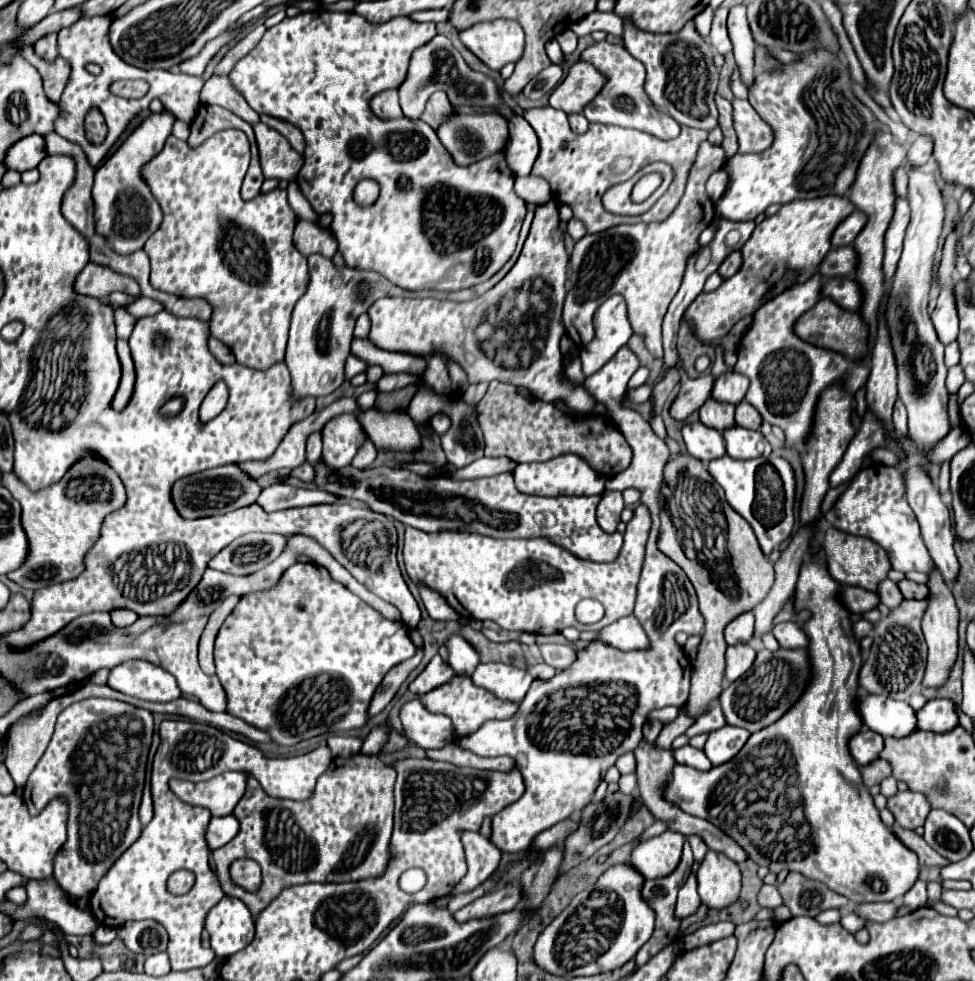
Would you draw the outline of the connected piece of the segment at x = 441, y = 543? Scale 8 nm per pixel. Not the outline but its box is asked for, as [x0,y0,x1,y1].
[403,506,652,634]

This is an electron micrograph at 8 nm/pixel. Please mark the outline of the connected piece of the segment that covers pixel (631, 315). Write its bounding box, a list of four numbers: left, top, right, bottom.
[564,142,726,358]

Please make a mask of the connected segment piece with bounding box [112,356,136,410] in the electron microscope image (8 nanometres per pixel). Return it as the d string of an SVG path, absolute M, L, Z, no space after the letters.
M120 356L120 364L122 364L122 380L112 402L114 410L124 410L126 402L130 402L130 394L134 390L134 376L136 376L132 356Z

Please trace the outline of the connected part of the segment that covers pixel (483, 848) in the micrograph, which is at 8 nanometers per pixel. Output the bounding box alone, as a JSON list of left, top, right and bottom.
[434,830,502,908]

